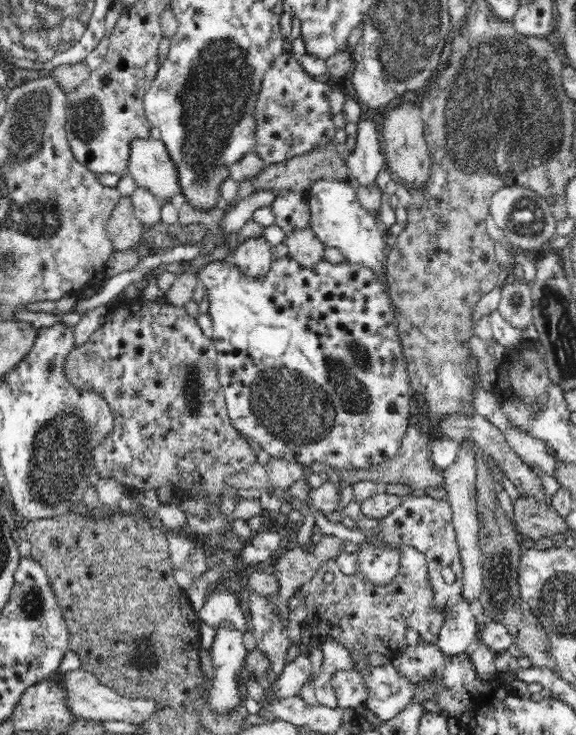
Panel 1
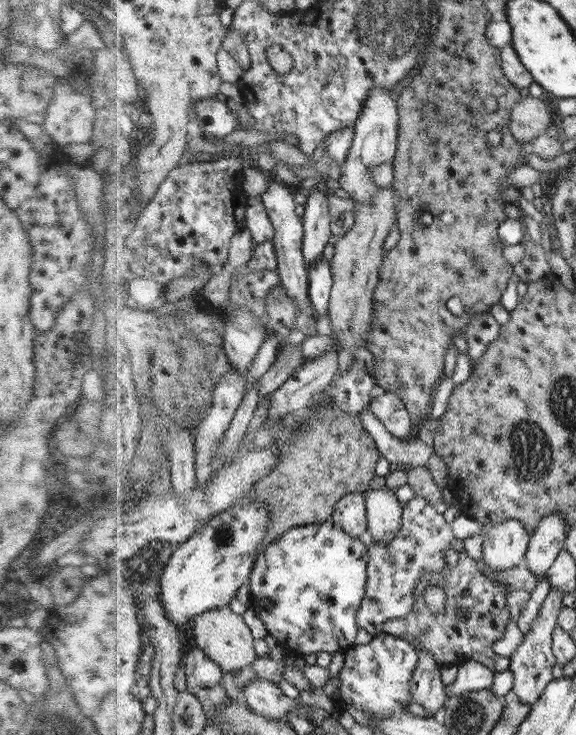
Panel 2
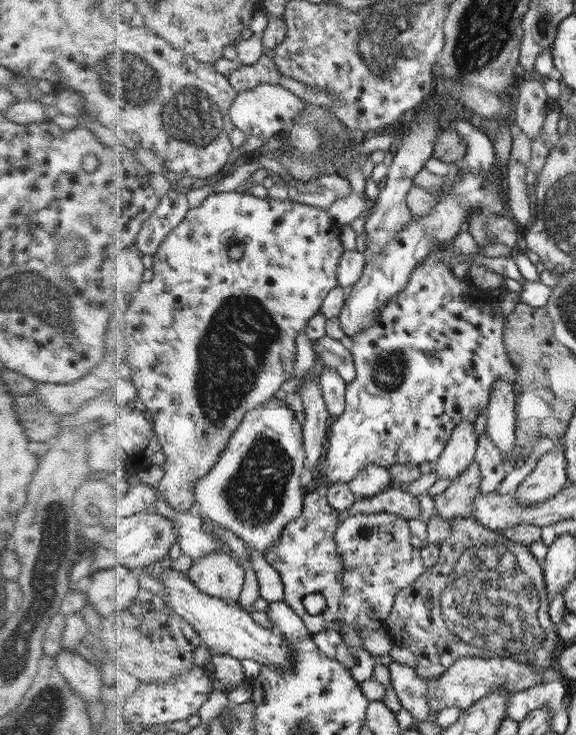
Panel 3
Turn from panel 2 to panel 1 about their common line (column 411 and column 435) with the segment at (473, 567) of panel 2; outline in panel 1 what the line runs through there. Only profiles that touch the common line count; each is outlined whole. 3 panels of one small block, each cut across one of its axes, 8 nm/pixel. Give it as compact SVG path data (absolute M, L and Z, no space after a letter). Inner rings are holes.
M406 548L402 550L402 558L399 558L398 574L388 584L382 586L371 584L359 571L353 575L346 575L340 571L335 559L326 560L316 570L316 574L306 584L302 584L288 600L288 618L283 618L283 613L279 613L273 601L258 596L253 590L241 593L241 598L252 628L254 642L258 649L268 655L274 673L282 672L286 664L286 651L293 644L298 644L301 652L309 654L315 644L322 644L328 636L335 638L350 652L356 669L366 668L368 666L366 658L371 652L379 652L392 658L398 650L402 650L405 646L407 629L412 628L420 633L420 637L427 643L437 642L449 605L442 612L435 611L433 589L430 589L429 577L426 577L426 574L427 560L423 554L414 548Z

